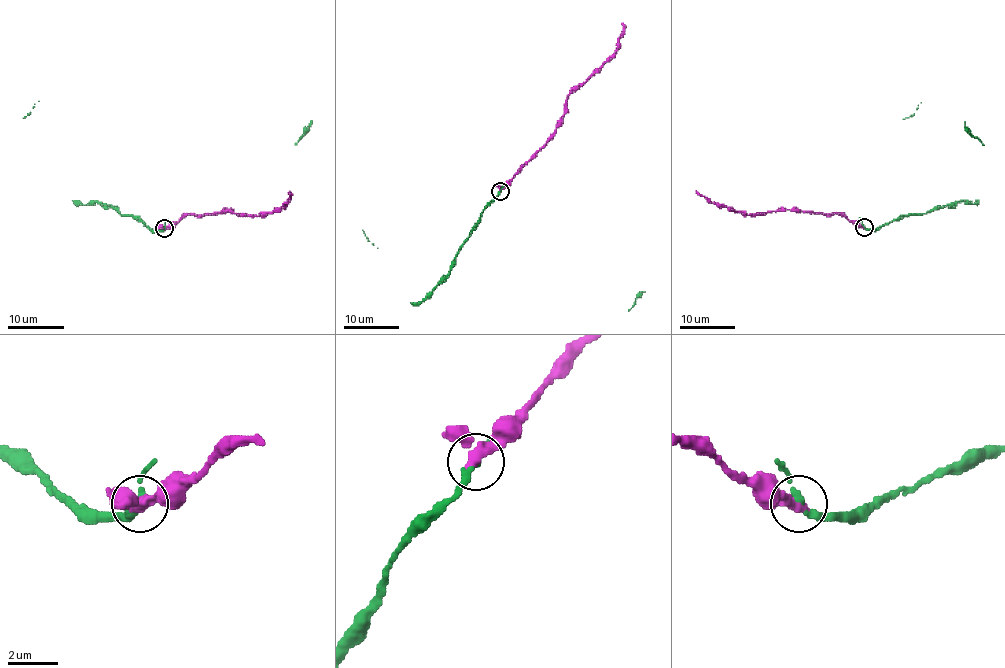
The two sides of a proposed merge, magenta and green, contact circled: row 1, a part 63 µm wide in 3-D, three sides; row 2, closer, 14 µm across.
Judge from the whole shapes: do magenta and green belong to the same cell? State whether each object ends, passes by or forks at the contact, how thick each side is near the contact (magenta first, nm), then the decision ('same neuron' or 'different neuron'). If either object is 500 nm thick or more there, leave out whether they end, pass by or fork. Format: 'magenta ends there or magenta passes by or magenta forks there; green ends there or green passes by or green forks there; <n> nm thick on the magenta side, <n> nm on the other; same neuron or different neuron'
magenta passes by; green passes by; 340 nm thick on the magenta side, 260 nm on the other; same neuron

